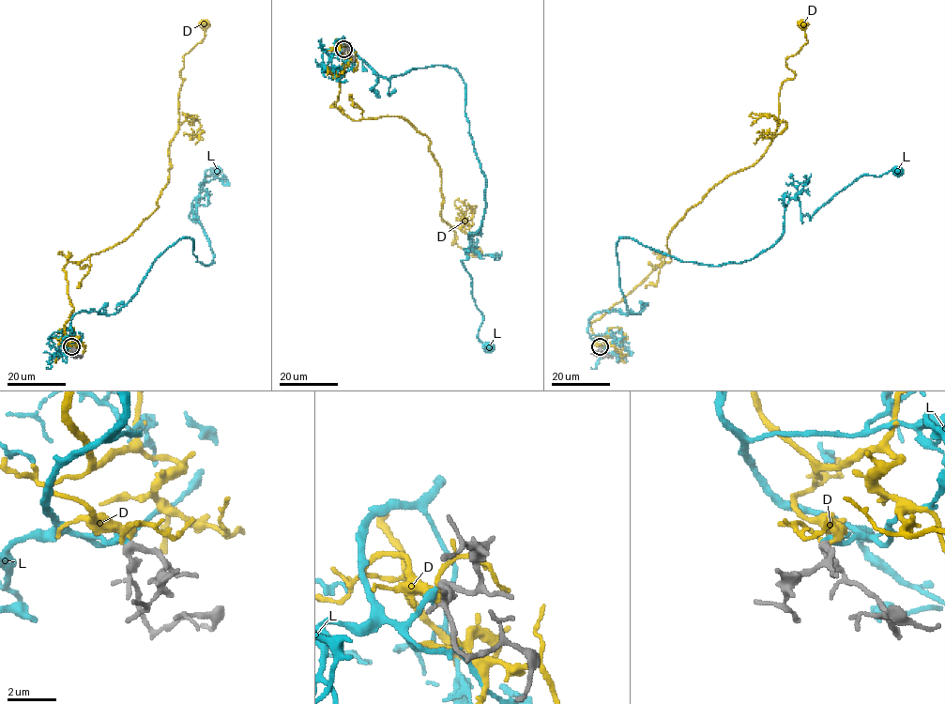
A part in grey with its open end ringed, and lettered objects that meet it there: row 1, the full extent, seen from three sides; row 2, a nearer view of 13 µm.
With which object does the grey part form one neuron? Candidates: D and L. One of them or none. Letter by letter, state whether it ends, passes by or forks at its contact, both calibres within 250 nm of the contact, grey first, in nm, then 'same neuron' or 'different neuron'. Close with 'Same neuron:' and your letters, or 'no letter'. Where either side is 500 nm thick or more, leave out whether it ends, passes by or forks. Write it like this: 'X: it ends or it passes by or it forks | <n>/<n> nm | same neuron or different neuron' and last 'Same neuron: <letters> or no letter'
D: it passes by | 280/280 nm | different neuron
L: it passes by | 280/190 nm | same neuron
Same neuron: L

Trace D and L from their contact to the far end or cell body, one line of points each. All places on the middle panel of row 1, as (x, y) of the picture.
D: (343, 49), (335, 105), (355, 120), (399, 115), (430, 141), (441, 217), (452, 244), (477, 252)
L: (344, 49), (343, 37), (388, 78), (459, 72), (485, 178), (461, 263), (488, 346)

